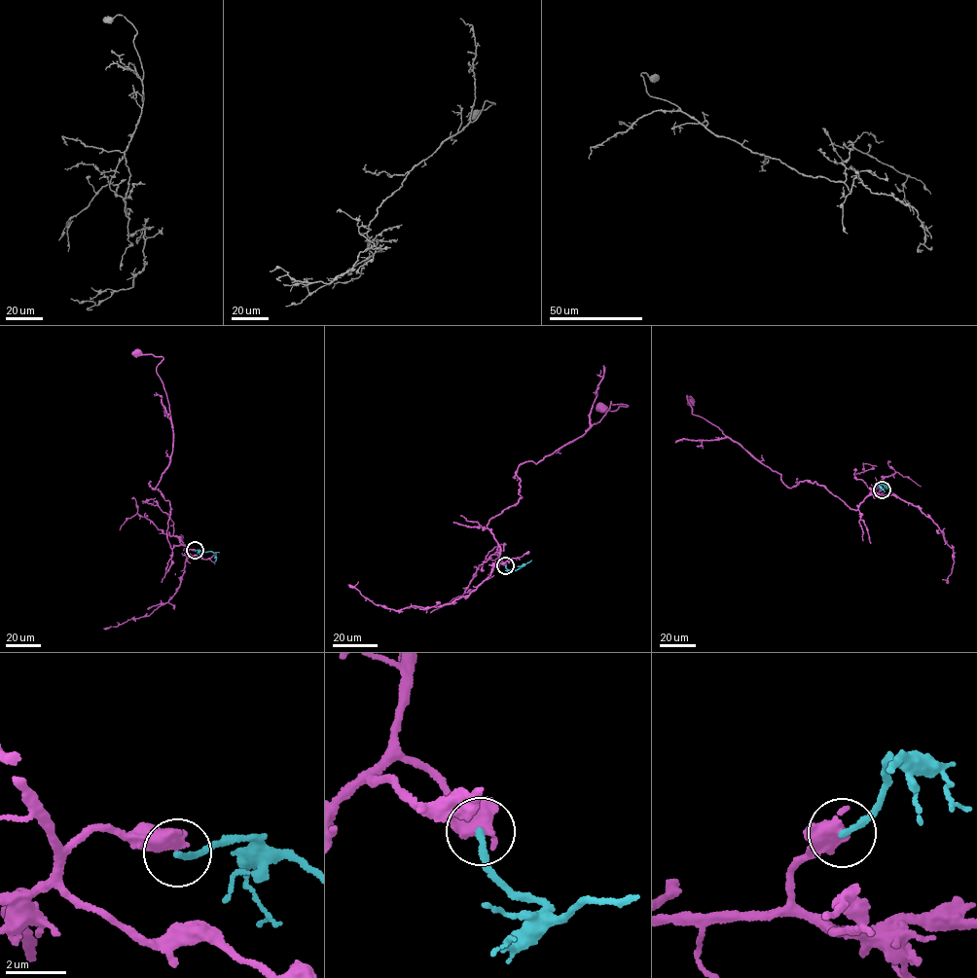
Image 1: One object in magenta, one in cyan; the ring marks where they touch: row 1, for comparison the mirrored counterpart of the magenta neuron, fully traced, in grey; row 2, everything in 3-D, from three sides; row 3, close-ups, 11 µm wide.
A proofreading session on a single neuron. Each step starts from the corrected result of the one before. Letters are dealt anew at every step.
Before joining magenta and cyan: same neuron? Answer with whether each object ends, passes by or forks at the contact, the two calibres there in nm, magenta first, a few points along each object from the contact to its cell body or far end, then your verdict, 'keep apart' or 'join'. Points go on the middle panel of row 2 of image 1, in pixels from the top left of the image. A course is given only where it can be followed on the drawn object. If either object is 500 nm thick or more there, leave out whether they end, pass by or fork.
650/200 nm | magenta via (505, 564), (487, 525), (522, 497), (520, 465), (535, 464), (582, 435), (610, 401), (629, 405), (602, 408) | cyan via (505, 564), (512, 571), (524, 564), (517, 566) | keep apart

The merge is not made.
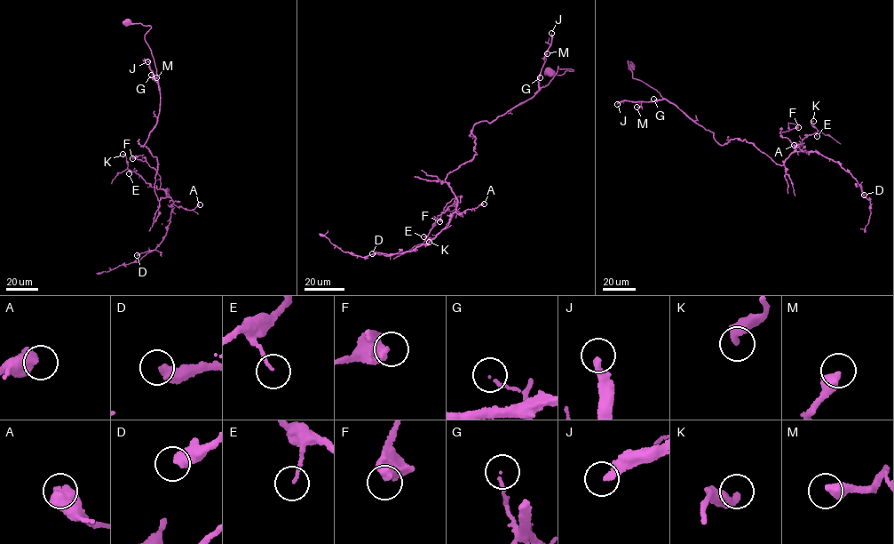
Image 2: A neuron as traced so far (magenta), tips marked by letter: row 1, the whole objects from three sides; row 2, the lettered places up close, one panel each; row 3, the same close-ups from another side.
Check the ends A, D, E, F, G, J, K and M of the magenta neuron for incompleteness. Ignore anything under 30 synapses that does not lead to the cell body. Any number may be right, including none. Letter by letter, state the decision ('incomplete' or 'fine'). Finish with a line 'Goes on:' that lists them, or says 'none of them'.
A: fine
D: incomplete
E: fine
F: fine
G: fine
J: incomplete
K: fine
M: fine
Goes on: D, J

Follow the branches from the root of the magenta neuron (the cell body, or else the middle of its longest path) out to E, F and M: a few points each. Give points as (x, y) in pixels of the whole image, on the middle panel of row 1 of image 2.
E: (549, 72), (573, 70), (557, 66), (533, 97), (475, 124), (477, 154), (445, 179), (455, 205), (423, 236)
F: (549, 72), (573, 70), (557, 66), (533, 97), (475, 124), (477, 154), (445, 179), (460, 202), (439, 221)
M: (549, 72), (559, 75), (573, 70), (559, 68), (557, 66), (552, 79), (540, 87), (539, 76), (547, 53)

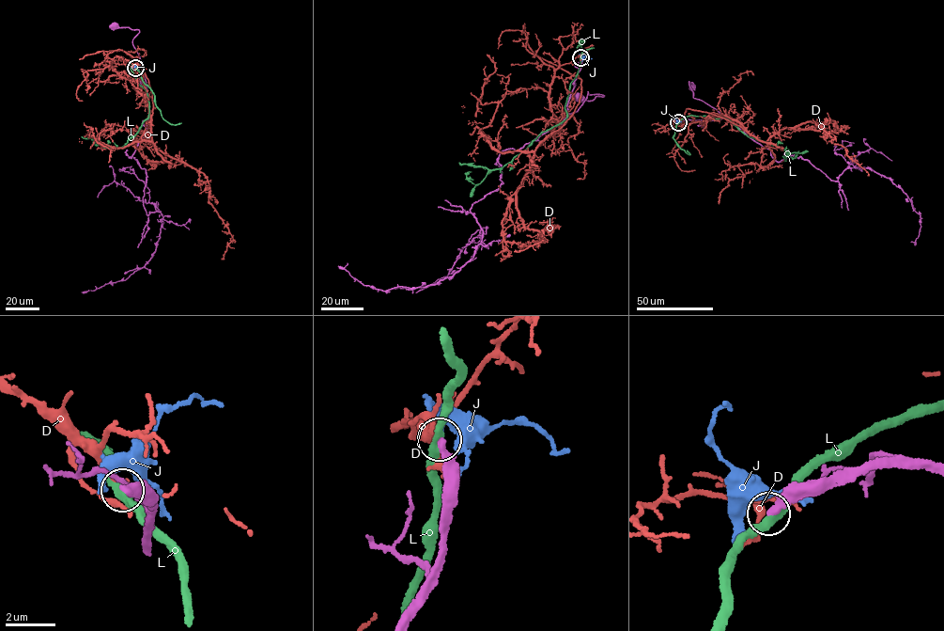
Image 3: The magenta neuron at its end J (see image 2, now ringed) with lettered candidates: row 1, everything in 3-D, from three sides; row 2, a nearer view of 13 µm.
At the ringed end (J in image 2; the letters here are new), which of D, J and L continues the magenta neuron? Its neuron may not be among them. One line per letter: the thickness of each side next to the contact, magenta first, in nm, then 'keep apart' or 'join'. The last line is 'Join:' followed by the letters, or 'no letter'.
D: calibres 550 and 240 nm; keep apart
J: calibres 550 and 280 nm; keep apart
L: calibres 400 and 320 nm; keep apart
Join: no letter

